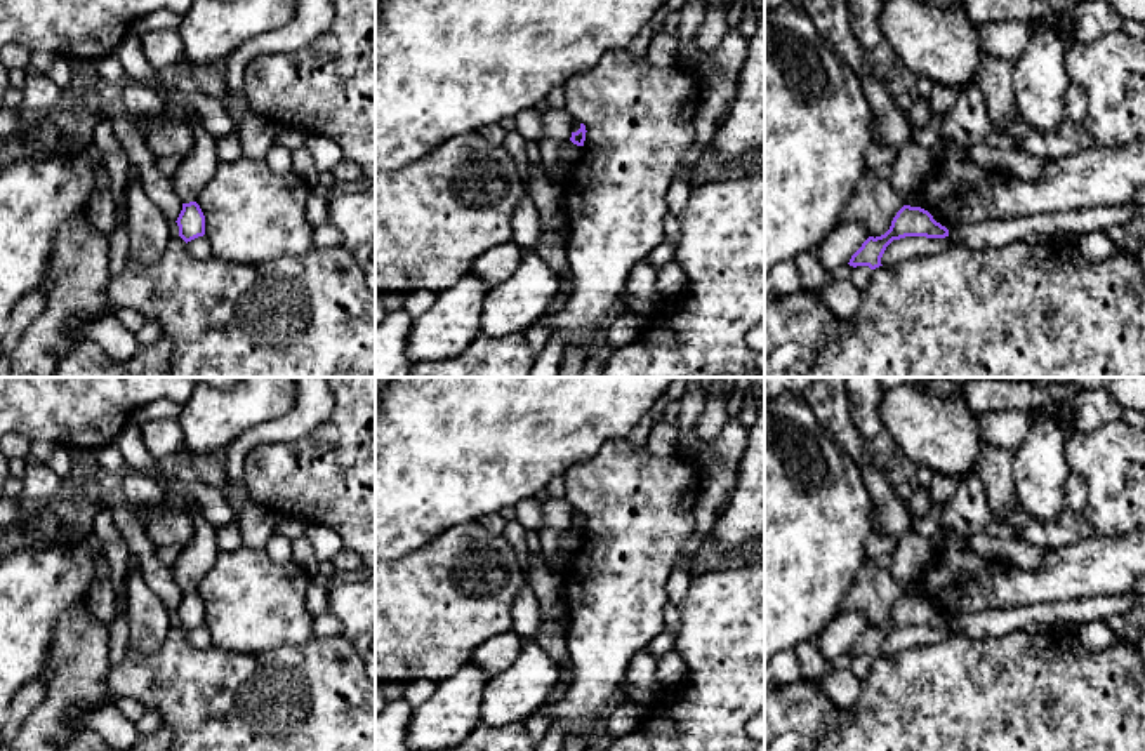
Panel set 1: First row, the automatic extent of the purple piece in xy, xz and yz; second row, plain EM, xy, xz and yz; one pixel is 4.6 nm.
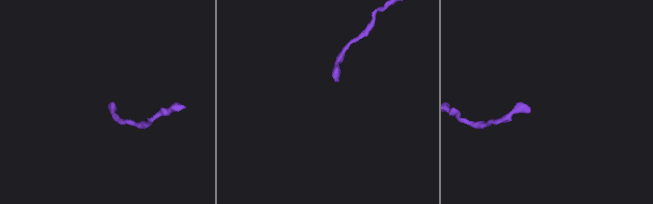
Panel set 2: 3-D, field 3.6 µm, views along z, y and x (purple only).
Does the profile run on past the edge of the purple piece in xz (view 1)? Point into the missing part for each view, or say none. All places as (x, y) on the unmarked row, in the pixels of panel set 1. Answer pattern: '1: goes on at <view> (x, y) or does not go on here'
1: does not go on here

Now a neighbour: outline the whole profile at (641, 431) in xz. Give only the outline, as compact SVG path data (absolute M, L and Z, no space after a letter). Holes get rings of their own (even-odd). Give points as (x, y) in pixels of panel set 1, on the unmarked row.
M650 410L641 417L638 426L629 433L627 440L631 442L631 445L636 445L636 447L645 445L653 426L655 426L655 419Z

